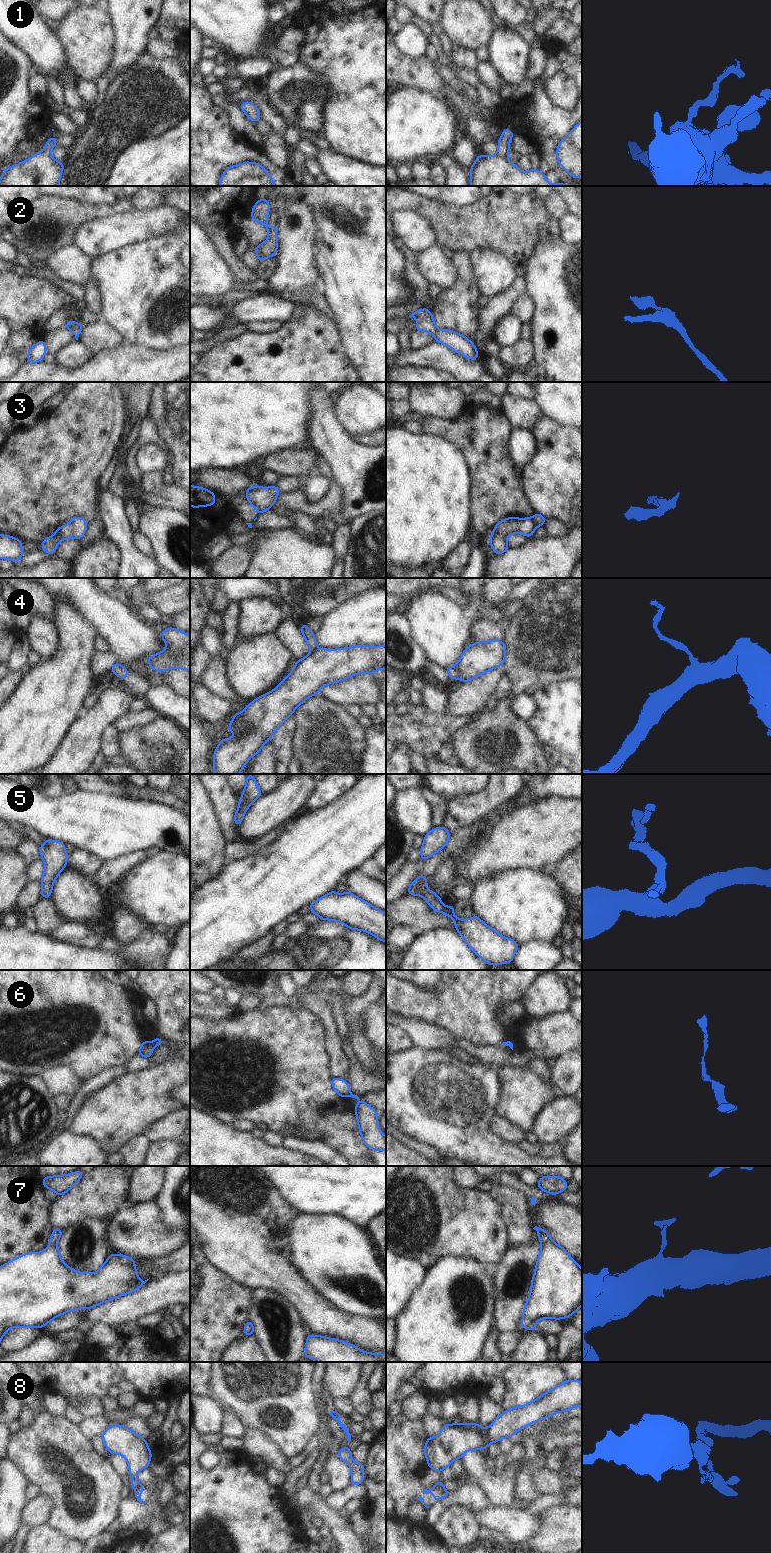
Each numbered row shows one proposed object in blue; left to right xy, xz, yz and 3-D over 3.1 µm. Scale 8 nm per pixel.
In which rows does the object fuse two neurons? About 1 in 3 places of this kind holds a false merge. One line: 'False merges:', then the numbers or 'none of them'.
False merges: 4, 6, 8

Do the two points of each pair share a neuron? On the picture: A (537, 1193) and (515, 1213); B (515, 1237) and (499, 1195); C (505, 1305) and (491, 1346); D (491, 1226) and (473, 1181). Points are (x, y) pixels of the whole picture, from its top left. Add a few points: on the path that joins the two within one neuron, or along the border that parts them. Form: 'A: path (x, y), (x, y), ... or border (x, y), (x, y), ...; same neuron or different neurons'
A: border (508, 1185), (521, 1191), (528, 1198); different neurons
B: path (515, 1227), (515, 1211), (509, 1205); same neuron
C: border (494, 1319), (500, 1332); different neurons
D: border (454, 1179), (464, 1189), (482, 1186); different neurons

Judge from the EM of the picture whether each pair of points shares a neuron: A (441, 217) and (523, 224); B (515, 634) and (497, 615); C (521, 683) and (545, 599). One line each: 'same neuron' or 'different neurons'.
A: same neuron
B: different neurons
C: same neuron

